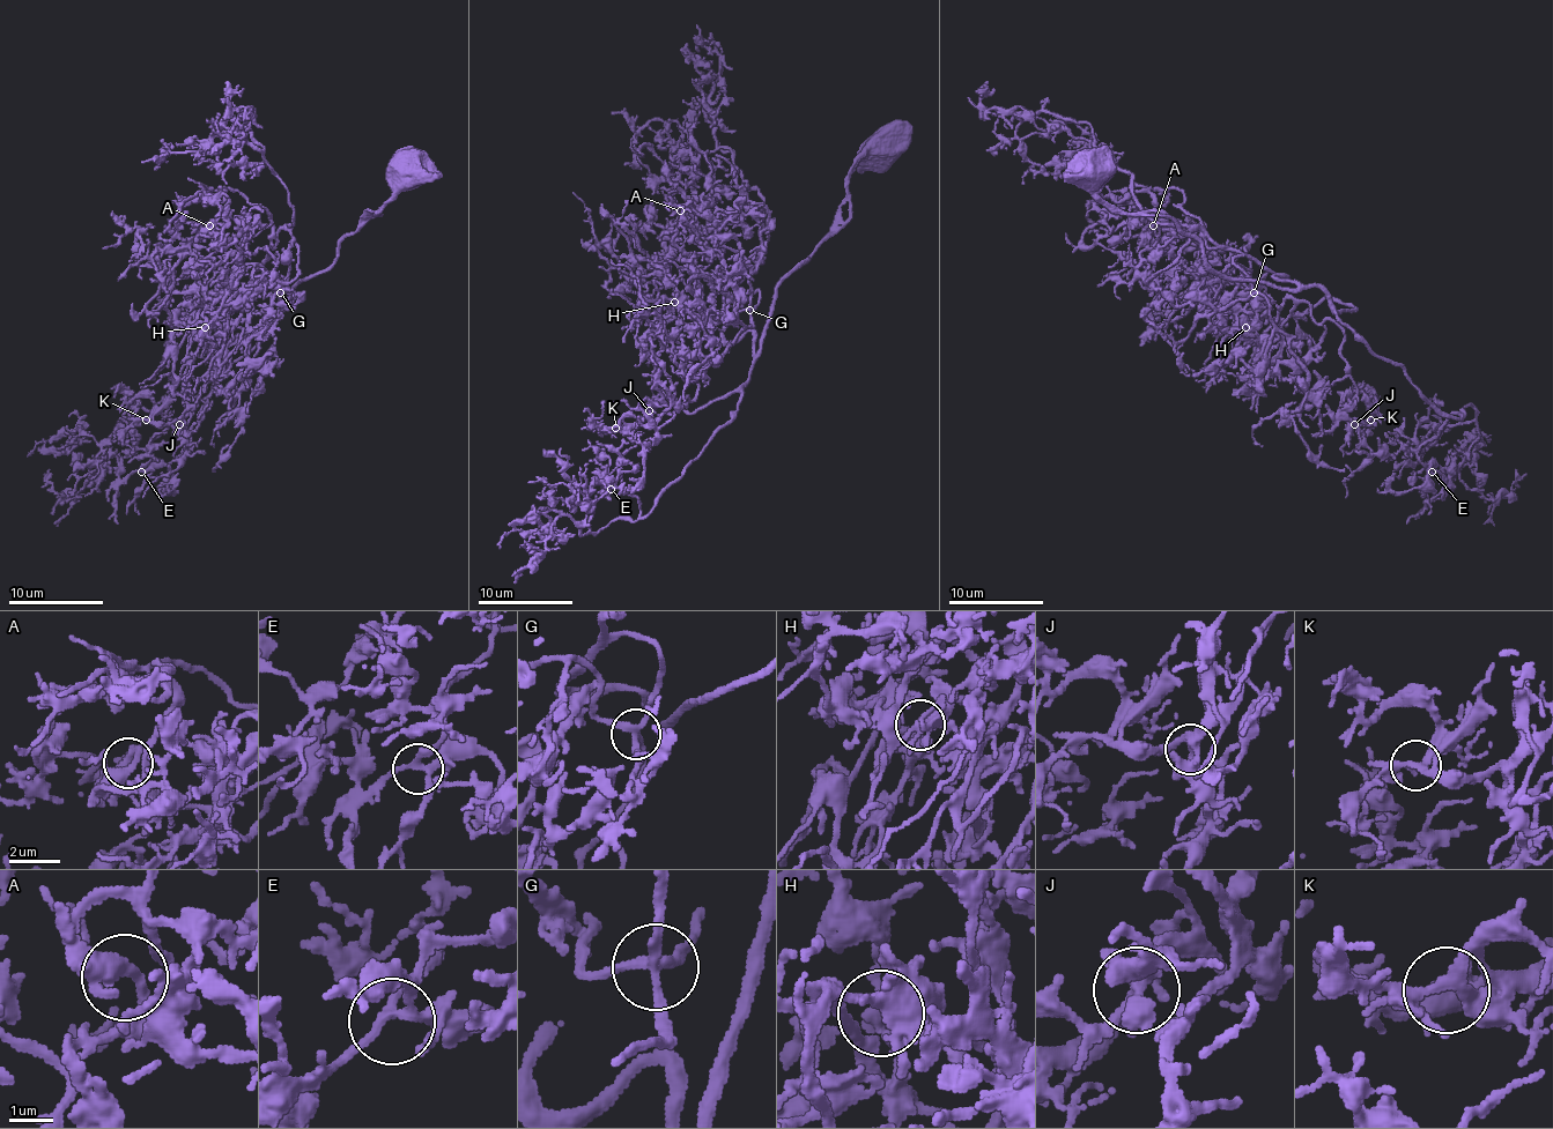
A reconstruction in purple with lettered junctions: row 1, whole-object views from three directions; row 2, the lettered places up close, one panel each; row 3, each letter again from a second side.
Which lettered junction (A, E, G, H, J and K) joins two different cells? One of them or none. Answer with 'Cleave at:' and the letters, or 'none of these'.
Cleave at: none of these

